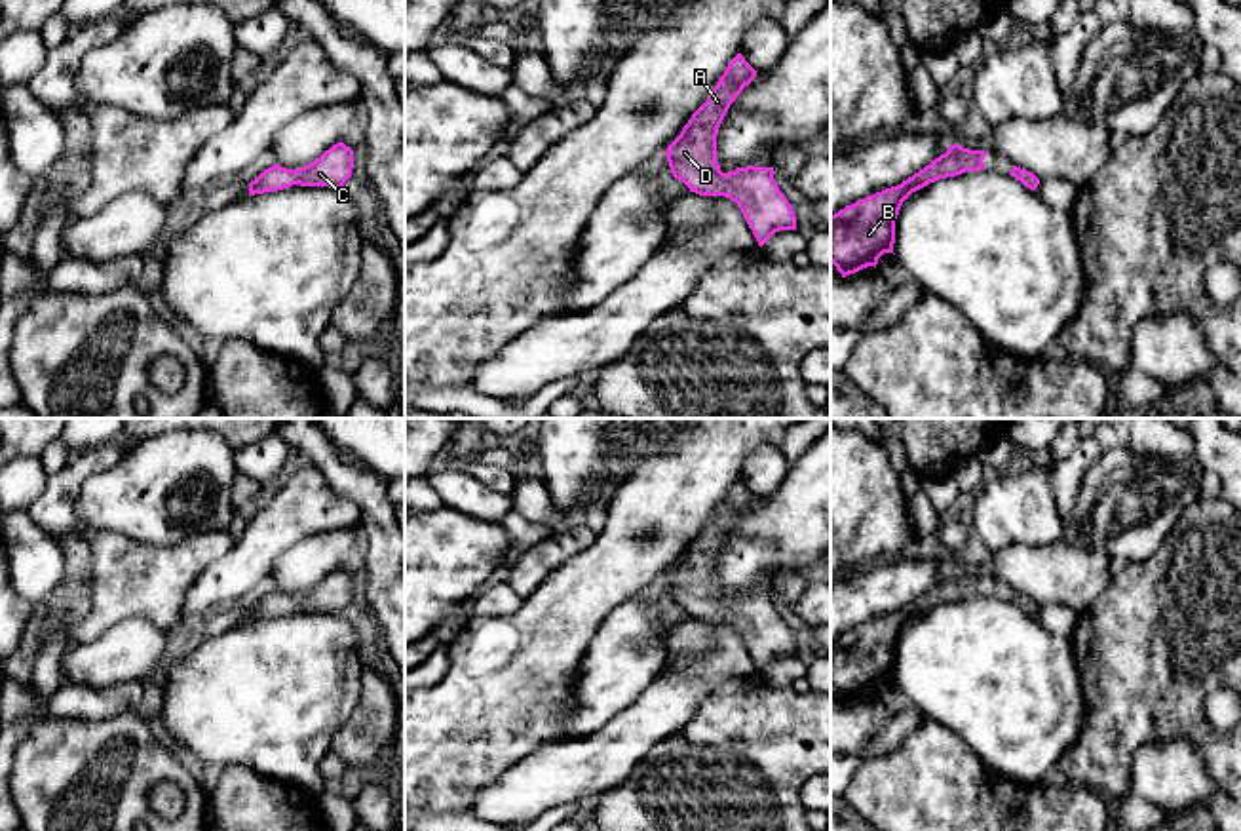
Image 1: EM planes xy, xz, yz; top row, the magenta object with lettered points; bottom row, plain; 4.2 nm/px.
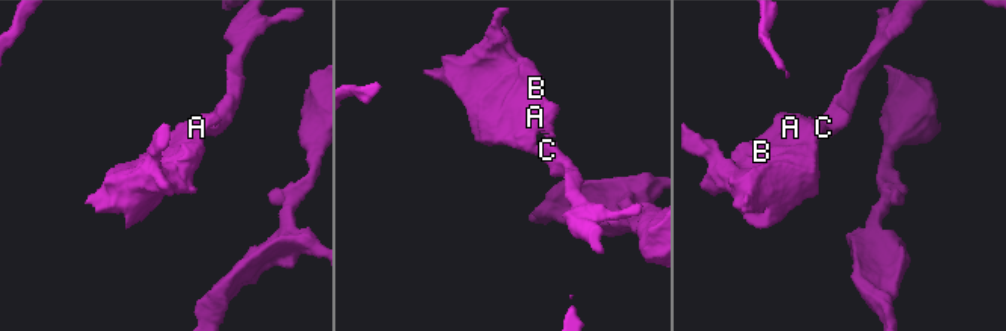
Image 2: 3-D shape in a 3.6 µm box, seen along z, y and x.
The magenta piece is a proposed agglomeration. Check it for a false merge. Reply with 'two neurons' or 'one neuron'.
one neuron

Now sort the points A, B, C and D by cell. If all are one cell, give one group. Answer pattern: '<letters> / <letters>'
A B C D

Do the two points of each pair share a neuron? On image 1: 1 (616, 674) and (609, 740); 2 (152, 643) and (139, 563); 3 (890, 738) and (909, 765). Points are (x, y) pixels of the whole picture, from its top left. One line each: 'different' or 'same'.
1: different
2: different
3: different

